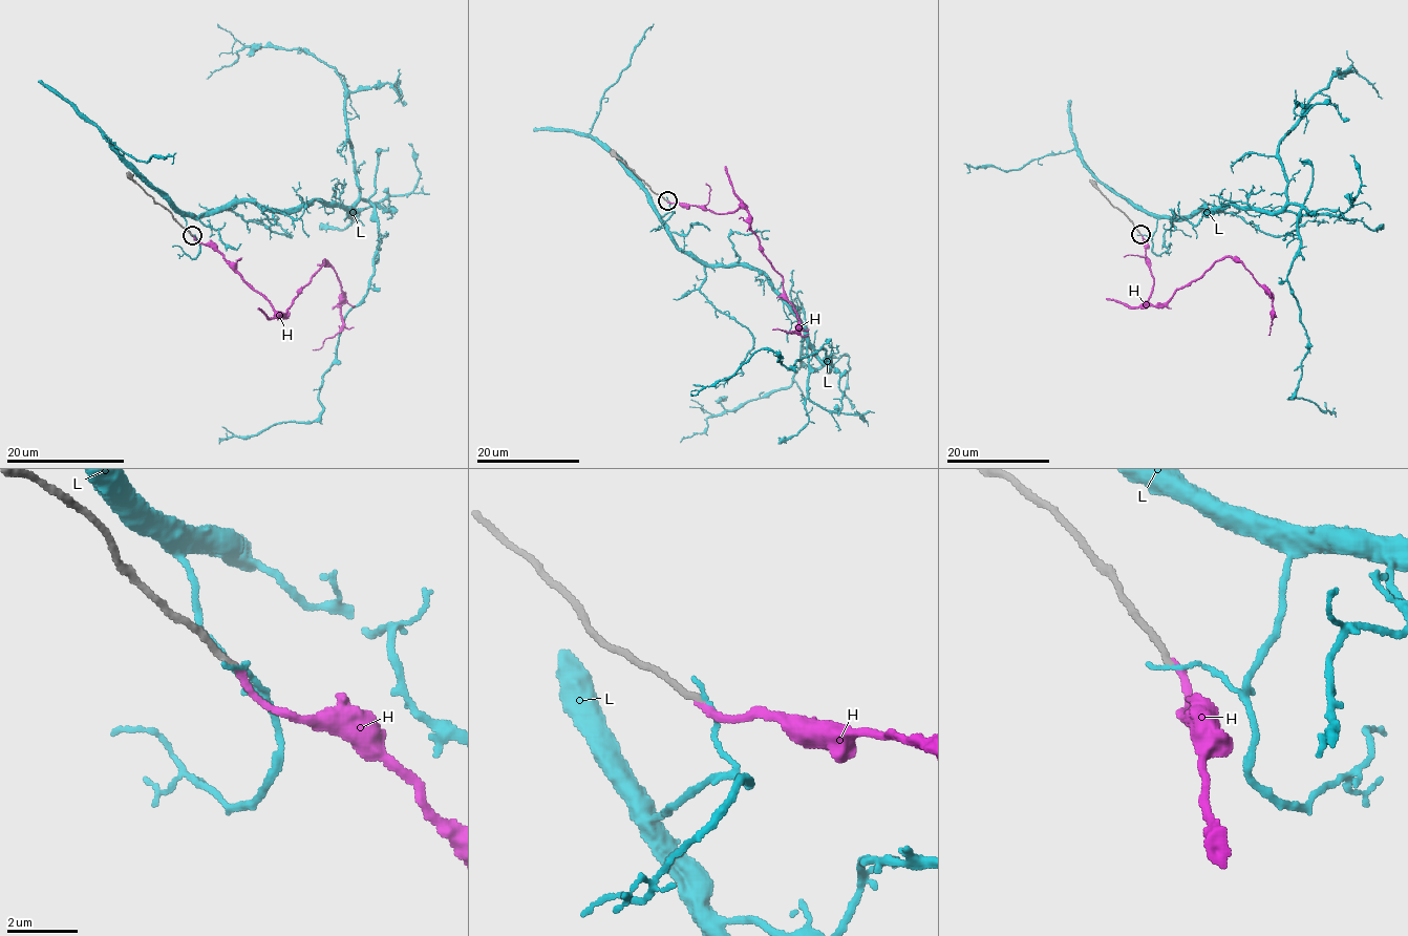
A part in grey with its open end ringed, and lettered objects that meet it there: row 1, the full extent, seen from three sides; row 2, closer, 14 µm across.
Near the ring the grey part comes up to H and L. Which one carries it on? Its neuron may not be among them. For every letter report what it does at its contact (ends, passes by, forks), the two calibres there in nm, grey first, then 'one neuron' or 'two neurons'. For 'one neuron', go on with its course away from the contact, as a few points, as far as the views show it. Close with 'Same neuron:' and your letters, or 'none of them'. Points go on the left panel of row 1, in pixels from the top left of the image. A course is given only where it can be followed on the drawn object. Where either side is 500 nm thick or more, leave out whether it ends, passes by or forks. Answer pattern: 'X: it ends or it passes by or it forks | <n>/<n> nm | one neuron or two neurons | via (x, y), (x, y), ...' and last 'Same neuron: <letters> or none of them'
H: it ends | 180/200 nm | one neuron | via (192, 235), (199, 242), (211, 243), (284, 316), (324, 260), (341, 286), (342, 327), (313, 350)
L: it ends | 180/130 nm | two neurons
Same neuron: H

